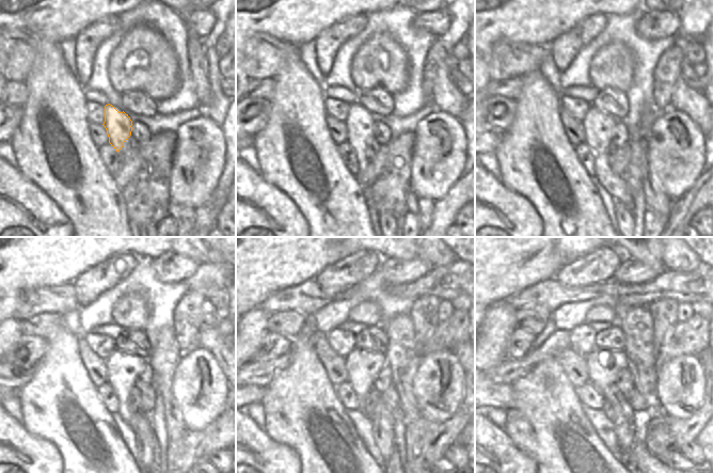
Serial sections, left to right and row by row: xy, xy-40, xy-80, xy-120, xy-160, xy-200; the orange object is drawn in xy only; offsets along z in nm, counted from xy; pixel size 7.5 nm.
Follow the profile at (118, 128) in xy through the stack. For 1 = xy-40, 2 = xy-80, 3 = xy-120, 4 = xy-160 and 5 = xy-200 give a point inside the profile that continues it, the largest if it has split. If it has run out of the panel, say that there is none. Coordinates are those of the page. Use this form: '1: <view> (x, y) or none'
1: xy-40 (356, 133)
2: xy-80 (597, 133)
3: xy-120 (137, 362)
4: xy-160 (377, 361)
5: xy-200 (616, 360)

